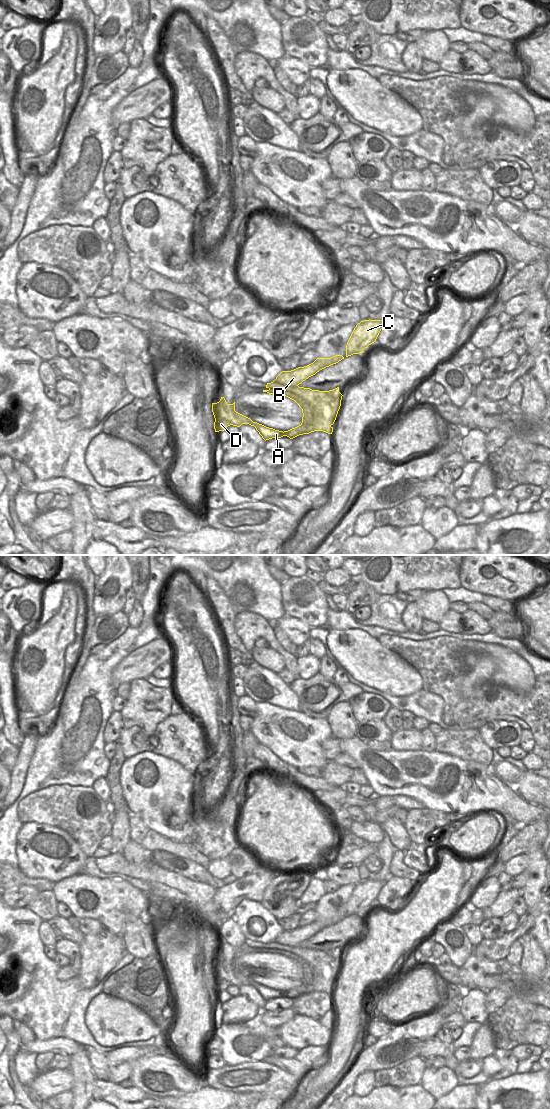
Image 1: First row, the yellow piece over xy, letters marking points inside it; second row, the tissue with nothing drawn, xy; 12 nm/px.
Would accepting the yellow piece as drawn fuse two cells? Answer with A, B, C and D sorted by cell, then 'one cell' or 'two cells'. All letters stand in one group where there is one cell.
A / B C D; two cells

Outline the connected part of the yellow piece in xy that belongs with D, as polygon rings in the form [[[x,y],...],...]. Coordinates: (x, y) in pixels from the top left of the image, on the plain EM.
[[[221,957],[219,962],[212,963],[212,972],[215,978],[215,992],[224,991],[230,985],[242,985],[242,981],[236,975],[235,962],[228,964],[224,957]]]

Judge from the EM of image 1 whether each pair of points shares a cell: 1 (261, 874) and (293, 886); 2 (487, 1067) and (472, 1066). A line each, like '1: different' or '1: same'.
1: different
2: different

